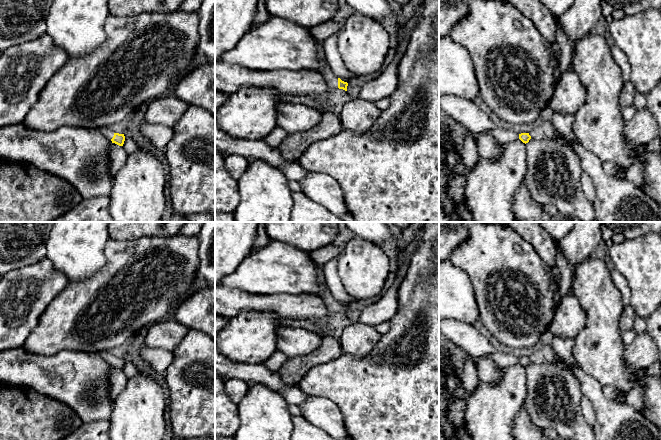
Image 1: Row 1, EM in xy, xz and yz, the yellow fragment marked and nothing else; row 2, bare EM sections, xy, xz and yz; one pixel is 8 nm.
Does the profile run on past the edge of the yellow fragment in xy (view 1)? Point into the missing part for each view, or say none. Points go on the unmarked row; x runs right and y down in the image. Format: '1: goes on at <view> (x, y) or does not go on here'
1: does not go on here

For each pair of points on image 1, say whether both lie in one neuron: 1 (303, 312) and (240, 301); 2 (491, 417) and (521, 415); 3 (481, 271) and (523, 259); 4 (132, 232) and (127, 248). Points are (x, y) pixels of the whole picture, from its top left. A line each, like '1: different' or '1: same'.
1: same
2: different
3: same
4: different

